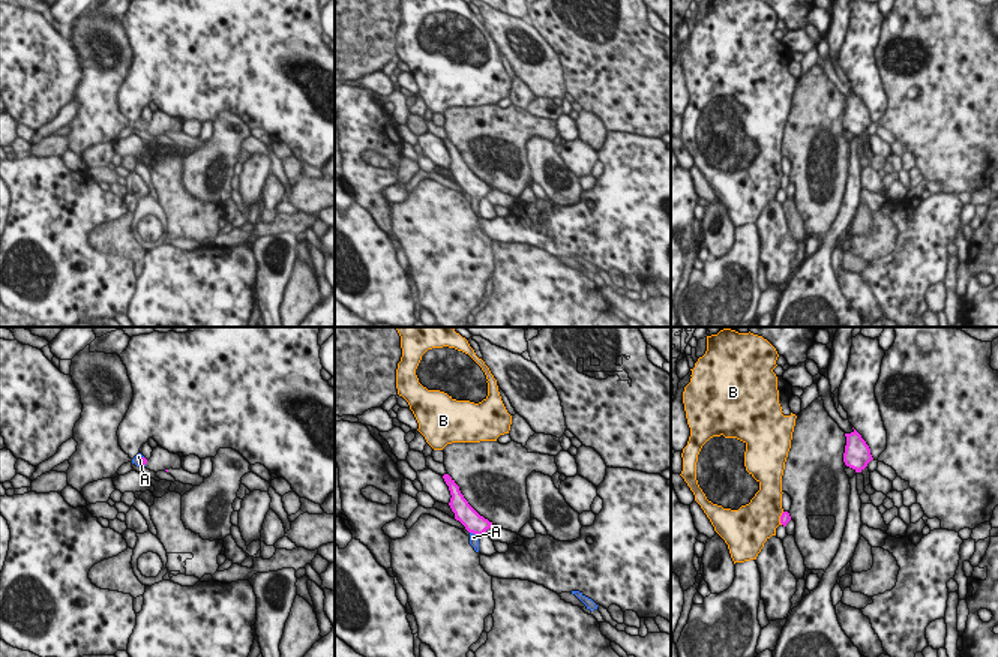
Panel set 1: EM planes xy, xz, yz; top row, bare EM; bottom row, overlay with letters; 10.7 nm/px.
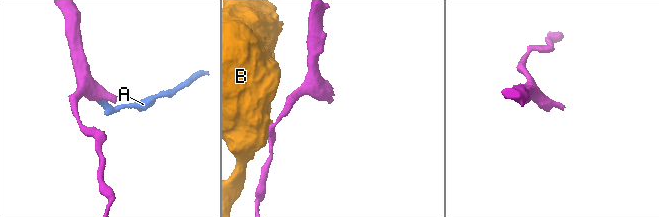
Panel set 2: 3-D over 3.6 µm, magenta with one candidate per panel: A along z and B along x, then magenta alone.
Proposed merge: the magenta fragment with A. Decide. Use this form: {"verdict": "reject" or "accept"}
{"verdict": "accept"}

